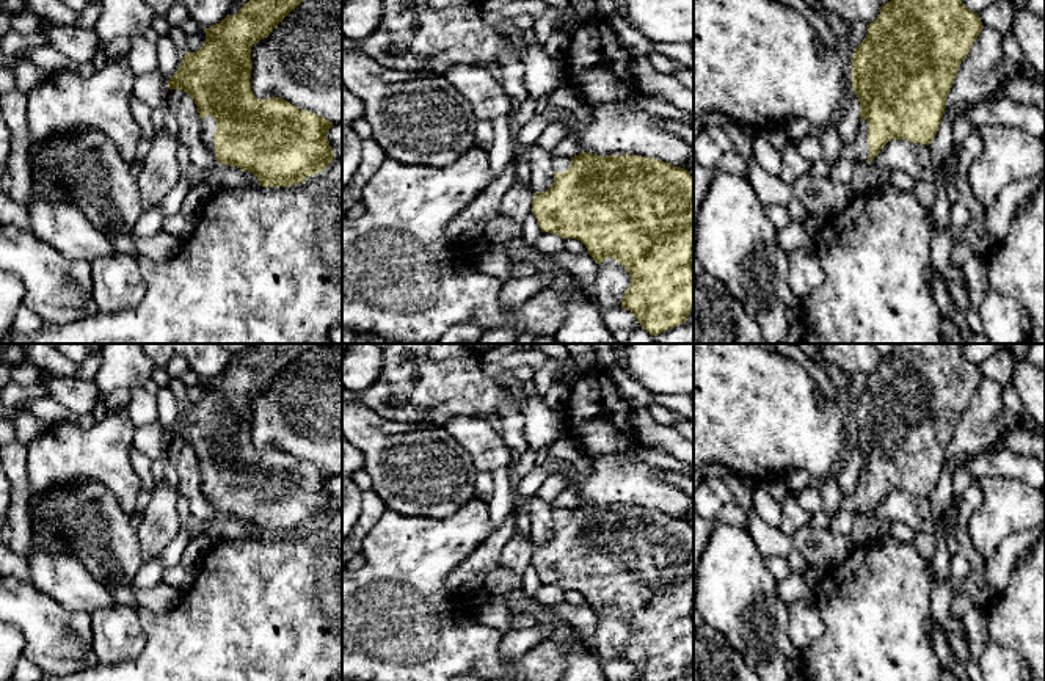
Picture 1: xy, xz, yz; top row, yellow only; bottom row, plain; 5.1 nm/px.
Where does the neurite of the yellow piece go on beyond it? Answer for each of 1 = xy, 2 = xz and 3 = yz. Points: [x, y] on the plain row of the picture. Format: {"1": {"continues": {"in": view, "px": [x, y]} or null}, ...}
{"1": {"continues": {"in": "xy", "px": [209, 476]}}, "2": {"continues": {"in": "xz", "px": [559, 515]}}, "3": {"continues": {"in": "yz", "px": [859, 502]}}}

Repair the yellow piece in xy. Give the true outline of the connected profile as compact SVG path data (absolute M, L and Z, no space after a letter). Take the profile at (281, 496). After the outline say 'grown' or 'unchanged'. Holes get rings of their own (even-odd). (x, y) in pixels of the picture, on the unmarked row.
M254 344L234 367L206 380L206 392L196 403L187 403L176 425L169 430L169 441L184 441L196 455L202 475L202 491L217 513L253 524L262 538L292 538L306 529L323 523L334 510L326 490L333 474L312 463L300 461L281 449L257 450L251 442L251 399L267 389L284 369L315 344Z; grown

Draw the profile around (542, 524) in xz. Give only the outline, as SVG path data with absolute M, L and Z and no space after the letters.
M538 496L521 501L530 516L529 537L533 544L546 543L554 534L552 505Z

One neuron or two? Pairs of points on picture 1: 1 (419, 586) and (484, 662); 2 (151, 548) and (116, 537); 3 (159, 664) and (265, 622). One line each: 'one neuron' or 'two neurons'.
1: one neuron
2: two neurons
3: one neuron

